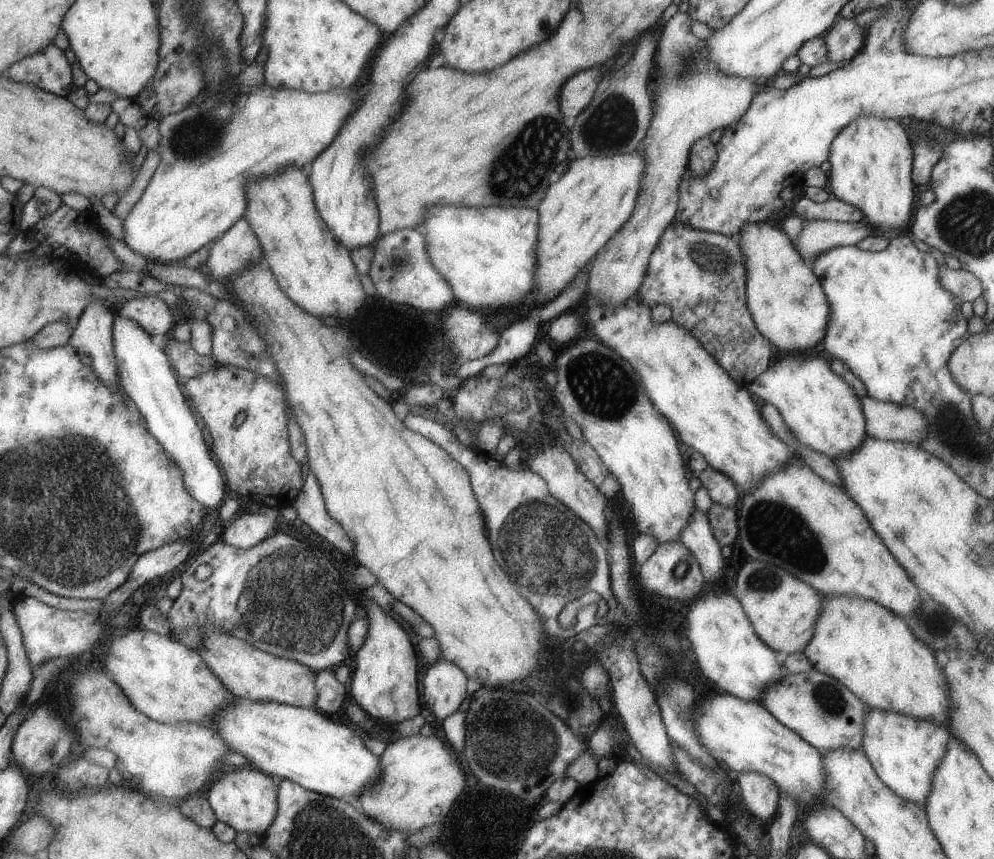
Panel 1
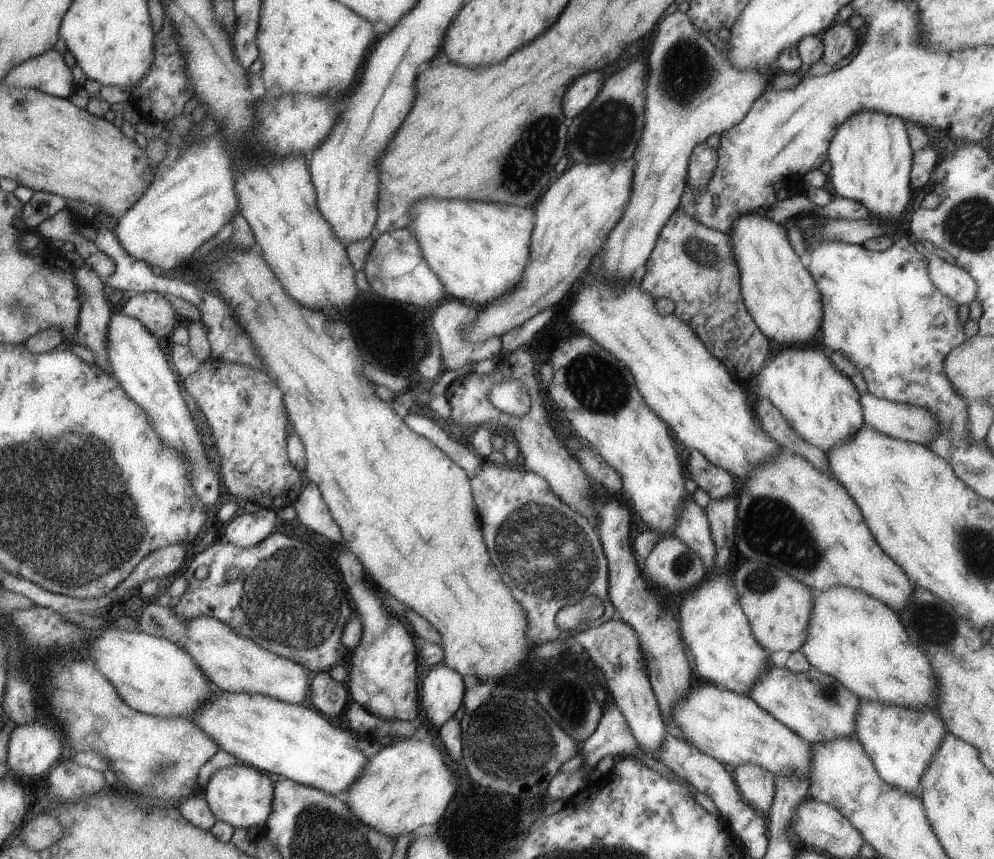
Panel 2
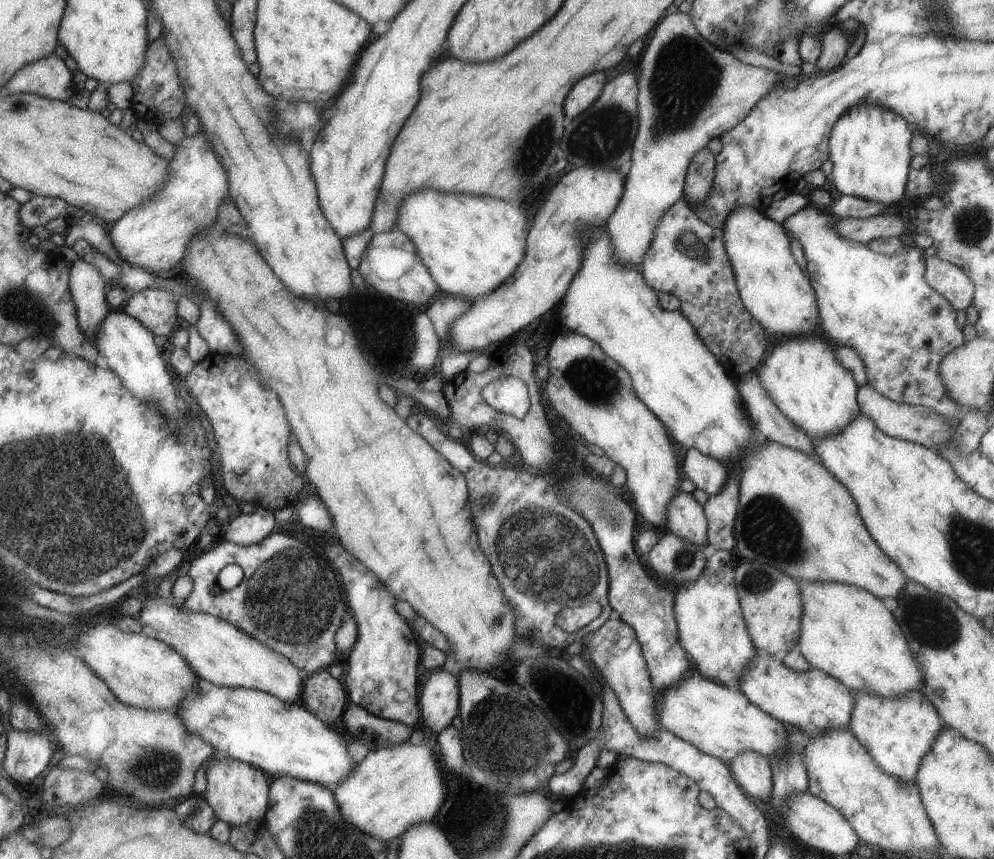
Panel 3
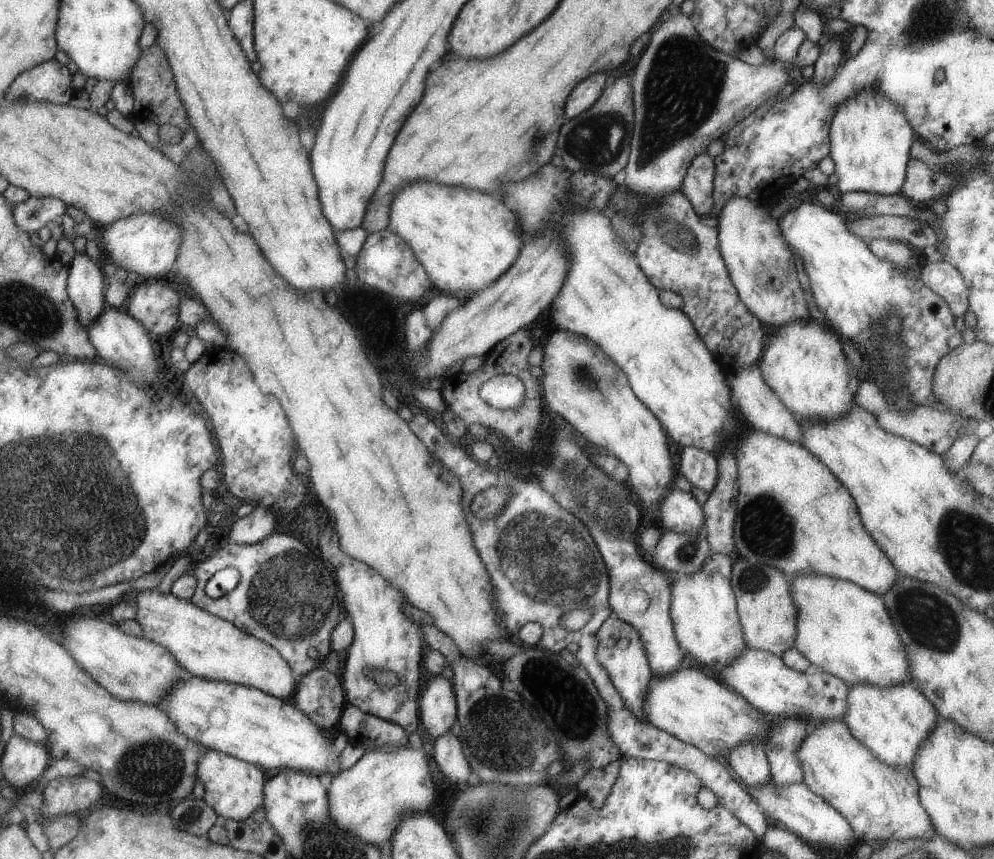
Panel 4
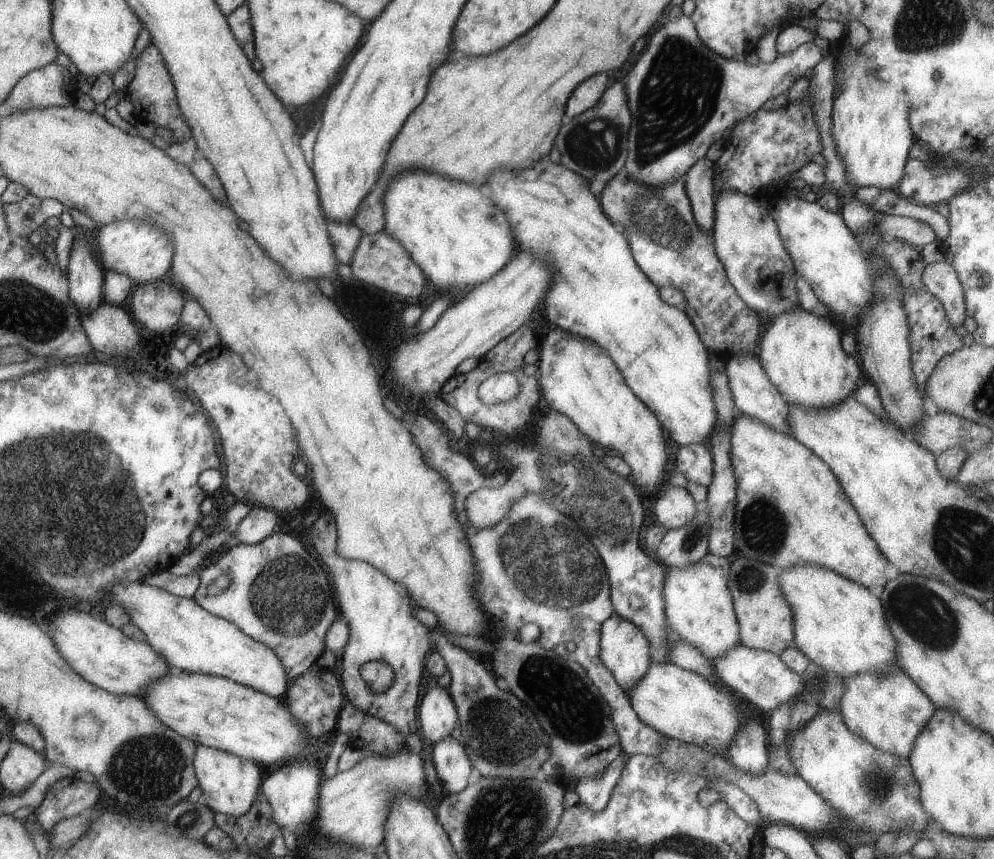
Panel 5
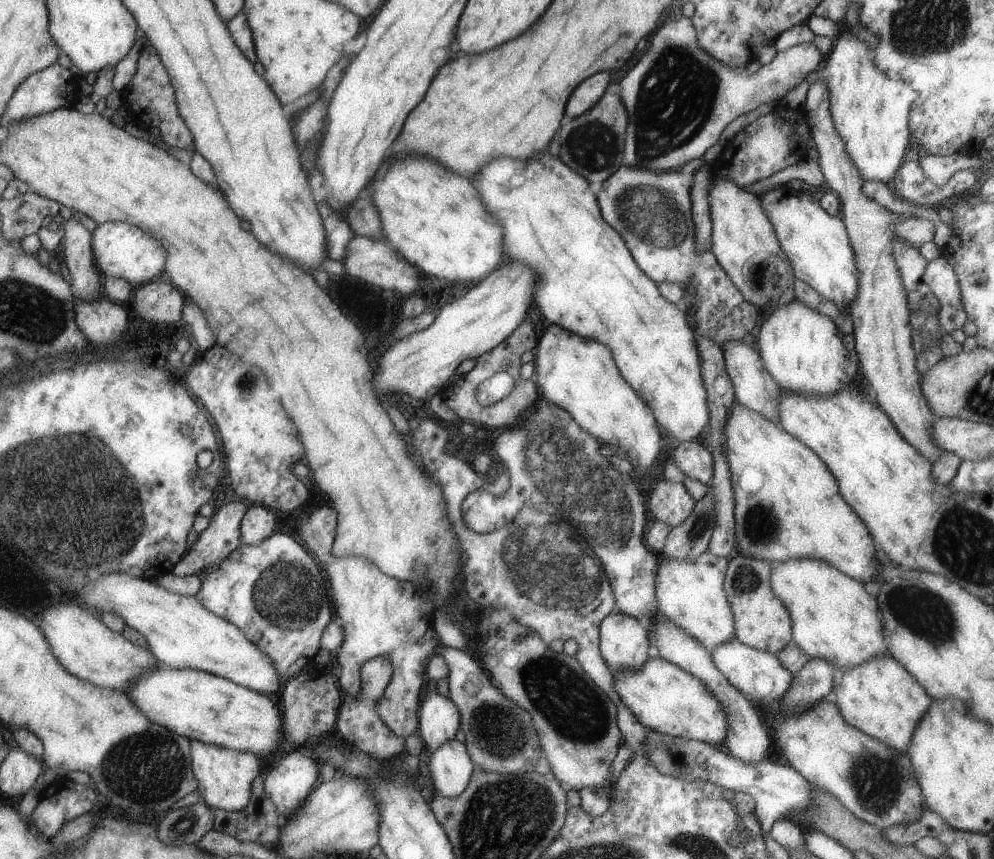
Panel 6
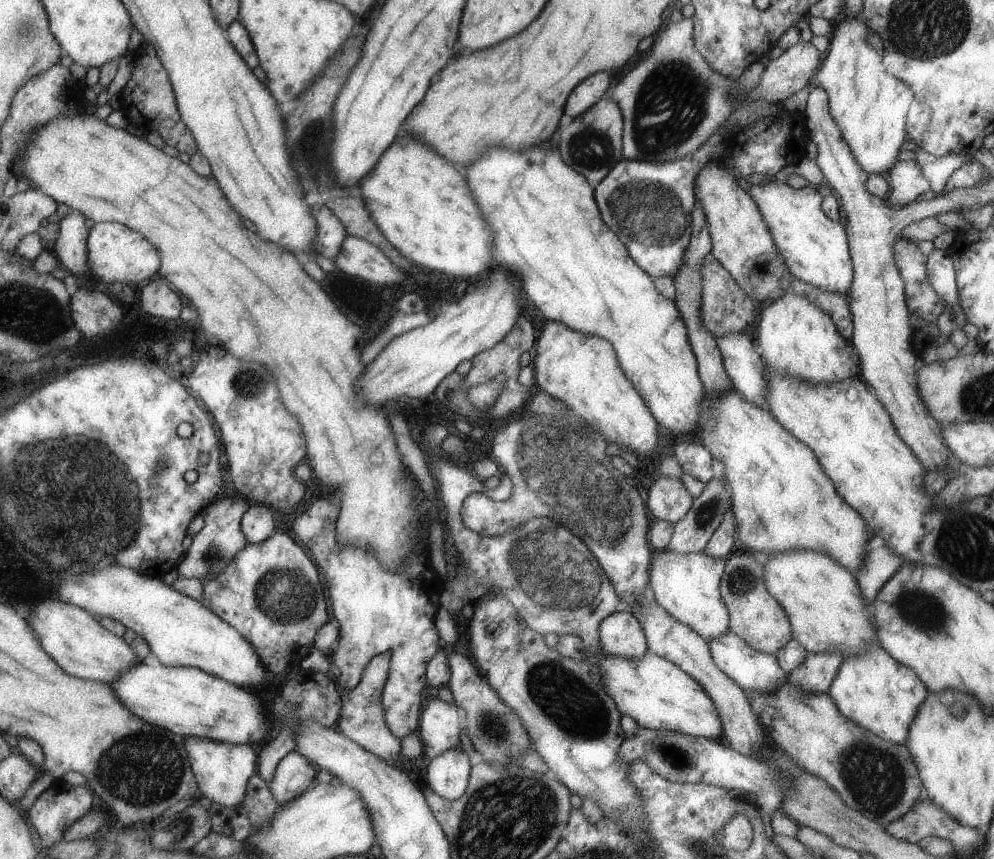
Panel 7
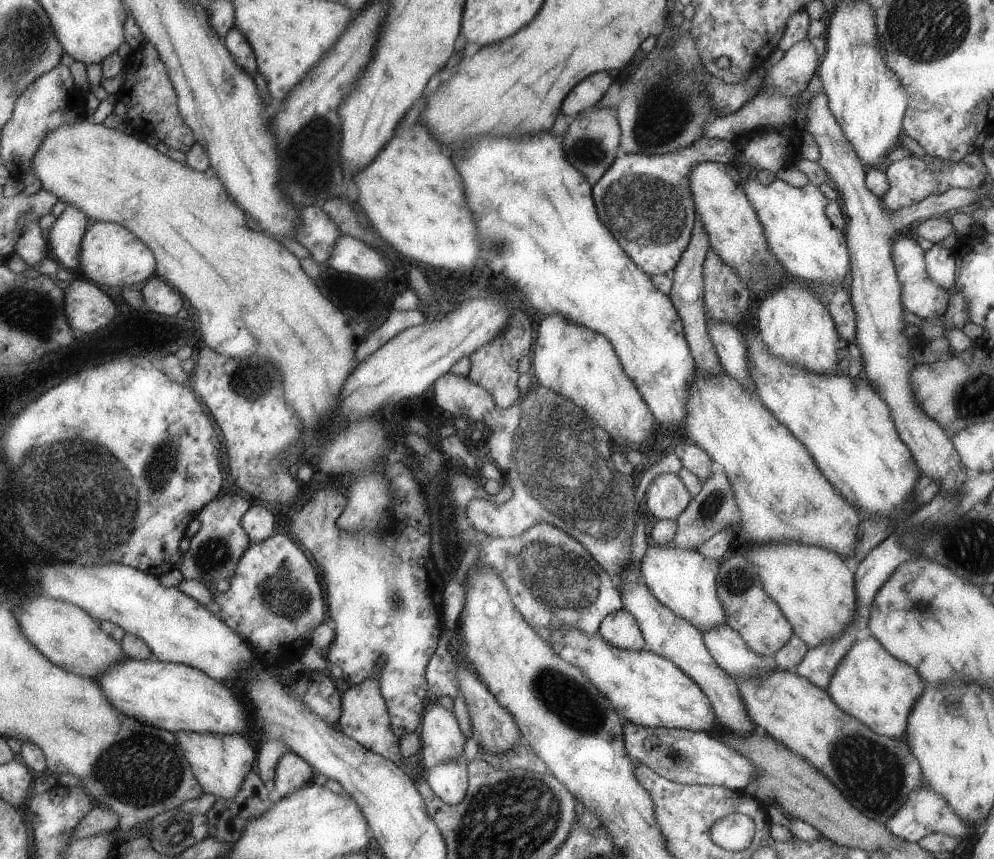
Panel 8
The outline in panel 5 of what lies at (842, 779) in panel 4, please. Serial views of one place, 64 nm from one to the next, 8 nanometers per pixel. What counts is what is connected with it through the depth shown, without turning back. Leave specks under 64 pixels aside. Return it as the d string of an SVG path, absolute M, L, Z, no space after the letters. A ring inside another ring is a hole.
M818 710L802 728L797 728L787 736L787 754L793 764L793 770L821 798L845 818L851 820L855 828L867 830L879 836L885 832L911 832L921 830L927 824L928 814L919 800L919 785L913 776L911 765L905 758L891 756L879 748L865 742L861 736L855 736L843 721L837 710Z

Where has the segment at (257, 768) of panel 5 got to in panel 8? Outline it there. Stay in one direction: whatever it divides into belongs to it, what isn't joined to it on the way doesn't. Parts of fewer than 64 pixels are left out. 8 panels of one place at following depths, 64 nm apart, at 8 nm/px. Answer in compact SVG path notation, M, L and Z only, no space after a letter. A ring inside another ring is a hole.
M173 732L182 755L201 786L203 793L213 794L216 798L231 800L237 788L245 780L245 774L255 767L256 748L249 744L243 734L207 734L207 732Z

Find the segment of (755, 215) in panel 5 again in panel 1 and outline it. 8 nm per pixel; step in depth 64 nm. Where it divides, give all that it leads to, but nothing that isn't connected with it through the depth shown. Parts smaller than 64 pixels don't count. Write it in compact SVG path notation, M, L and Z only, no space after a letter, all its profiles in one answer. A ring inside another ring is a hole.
M777 222L745 223L736 240L745 258L746 304L762 338L783 353L809 353L823 341L830 306L814 272L799 257Z

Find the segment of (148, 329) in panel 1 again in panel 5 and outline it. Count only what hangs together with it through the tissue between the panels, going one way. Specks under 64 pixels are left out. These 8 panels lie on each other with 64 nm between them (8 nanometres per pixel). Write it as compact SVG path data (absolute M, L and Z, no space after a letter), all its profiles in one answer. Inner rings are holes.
M159 280L135 285L129 306L139 327L161 332L179 320L183 303L179 290Z

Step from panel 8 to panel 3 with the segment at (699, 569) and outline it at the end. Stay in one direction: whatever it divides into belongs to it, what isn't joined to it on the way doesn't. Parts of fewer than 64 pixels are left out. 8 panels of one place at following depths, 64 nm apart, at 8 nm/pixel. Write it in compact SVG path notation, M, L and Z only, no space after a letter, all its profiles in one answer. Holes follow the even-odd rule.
M710 550L705 568L695 580L683 582L673 596L673 618L677 625L677 638L685 654L693 660L701 676L738 690L739 676L755 656L755 647L749 640L737 593L733 582L733 566L729 551Z

